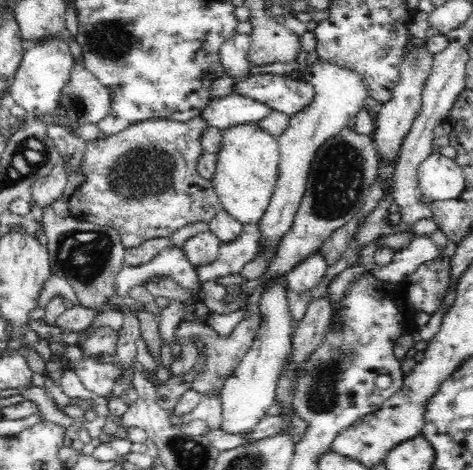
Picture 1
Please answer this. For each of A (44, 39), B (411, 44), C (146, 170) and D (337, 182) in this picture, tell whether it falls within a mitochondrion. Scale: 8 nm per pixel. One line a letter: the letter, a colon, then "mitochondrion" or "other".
A: other
B: other
C: mitochondrion
D: mitochondrion

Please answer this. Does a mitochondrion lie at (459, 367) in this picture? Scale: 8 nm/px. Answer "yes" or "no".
no

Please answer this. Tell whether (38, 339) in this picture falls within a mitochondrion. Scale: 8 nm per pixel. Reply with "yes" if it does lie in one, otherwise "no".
no

